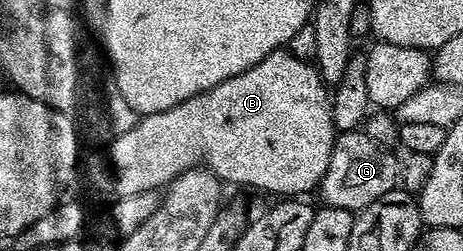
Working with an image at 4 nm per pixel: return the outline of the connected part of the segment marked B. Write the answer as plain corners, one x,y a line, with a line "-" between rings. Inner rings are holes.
282,48
273,54
269,54
263,60
259,60
259,64
247,68
247,72
223,80
223,84
211,88
206,94
196,94
194,98
187,100
183,104
175,104
175,108
167,108
163,112
138,117
135,128
131,128
131,132
123,132
123,136
114,138
112,142
102,149
105,151
98,158
91,159
86,166
84,163
83,174
85,170
85,178
93,185
94,192
102,194
103,197
109,198
108,200
116,200
139,192
147,192
148,190
160,191
169,183
174,182
183,172
198,168
208,168
225,184
238,182
241,186
254,186
257,190
266,190
269,194
277,194
273,196
305,196
308,190
316,191
320,187
333,155
334,137
335,127
333,124
333,103
331,101
330,87
321,79
320,73
312,61
296,58
295,55
289,53
288,49

